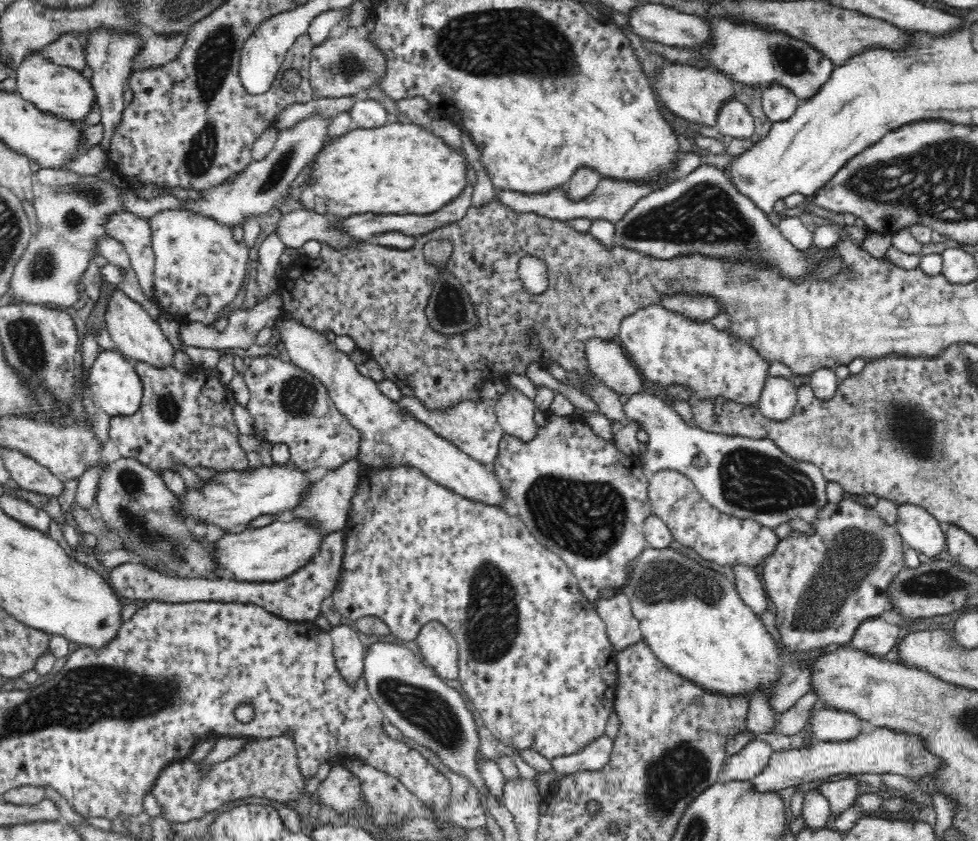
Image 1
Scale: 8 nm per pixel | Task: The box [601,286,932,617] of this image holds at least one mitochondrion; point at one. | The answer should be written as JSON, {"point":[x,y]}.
{"point":[751,480]}

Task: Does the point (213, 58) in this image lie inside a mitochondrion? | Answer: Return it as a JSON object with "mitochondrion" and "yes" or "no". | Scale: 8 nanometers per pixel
{"mitochondrion":"yes"}

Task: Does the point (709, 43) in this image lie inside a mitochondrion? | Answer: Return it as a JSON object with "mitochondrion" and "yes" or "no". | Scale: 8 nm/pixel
{"mitochondrion":"no"}

